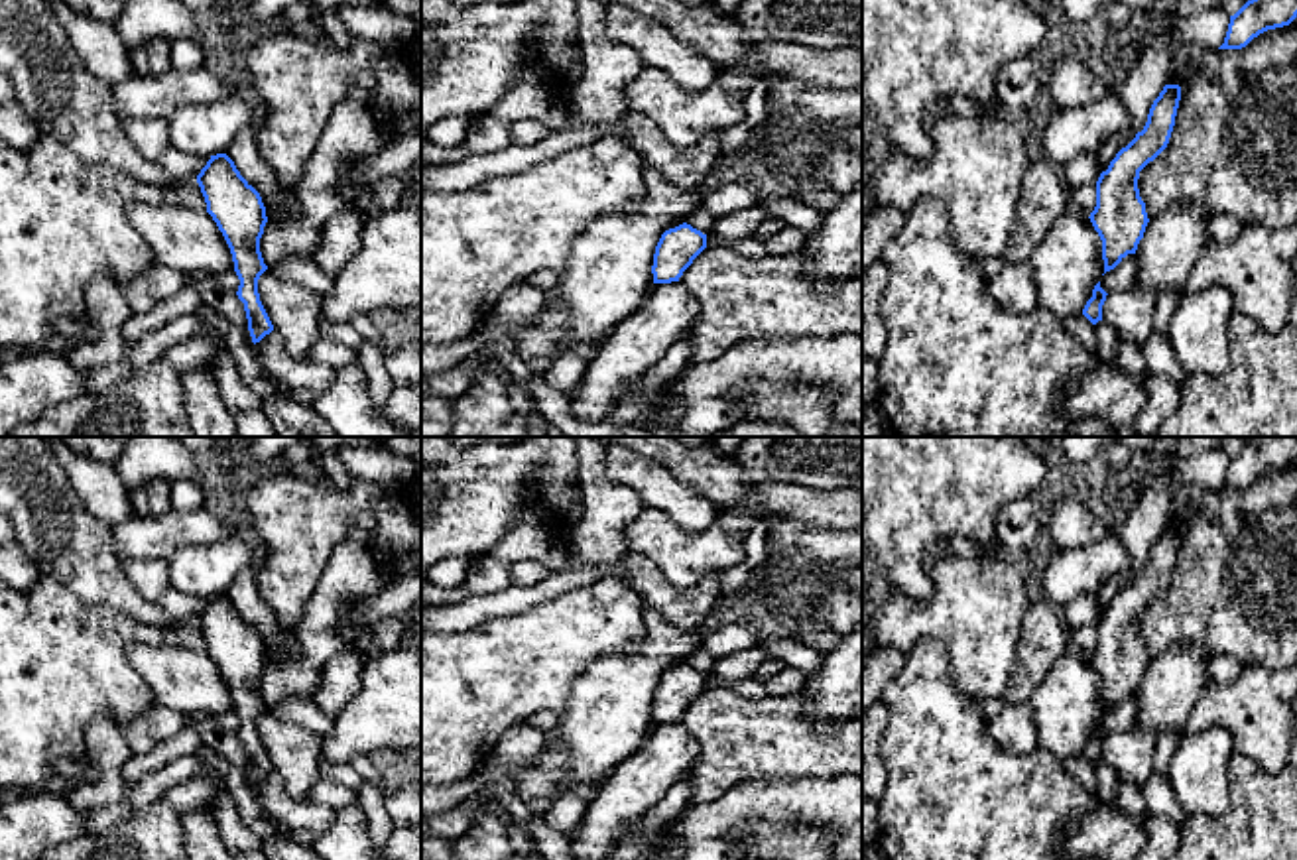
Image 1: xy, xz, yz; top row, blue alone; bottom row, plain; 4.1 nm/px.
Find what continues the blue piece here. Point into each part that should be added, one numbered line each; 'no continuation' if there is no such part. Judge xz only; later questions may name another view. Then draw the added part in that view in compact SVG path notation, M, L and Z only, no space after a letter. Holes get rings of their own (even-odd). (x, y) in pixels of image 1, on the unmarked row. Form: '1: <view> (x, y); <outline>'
no continuation

